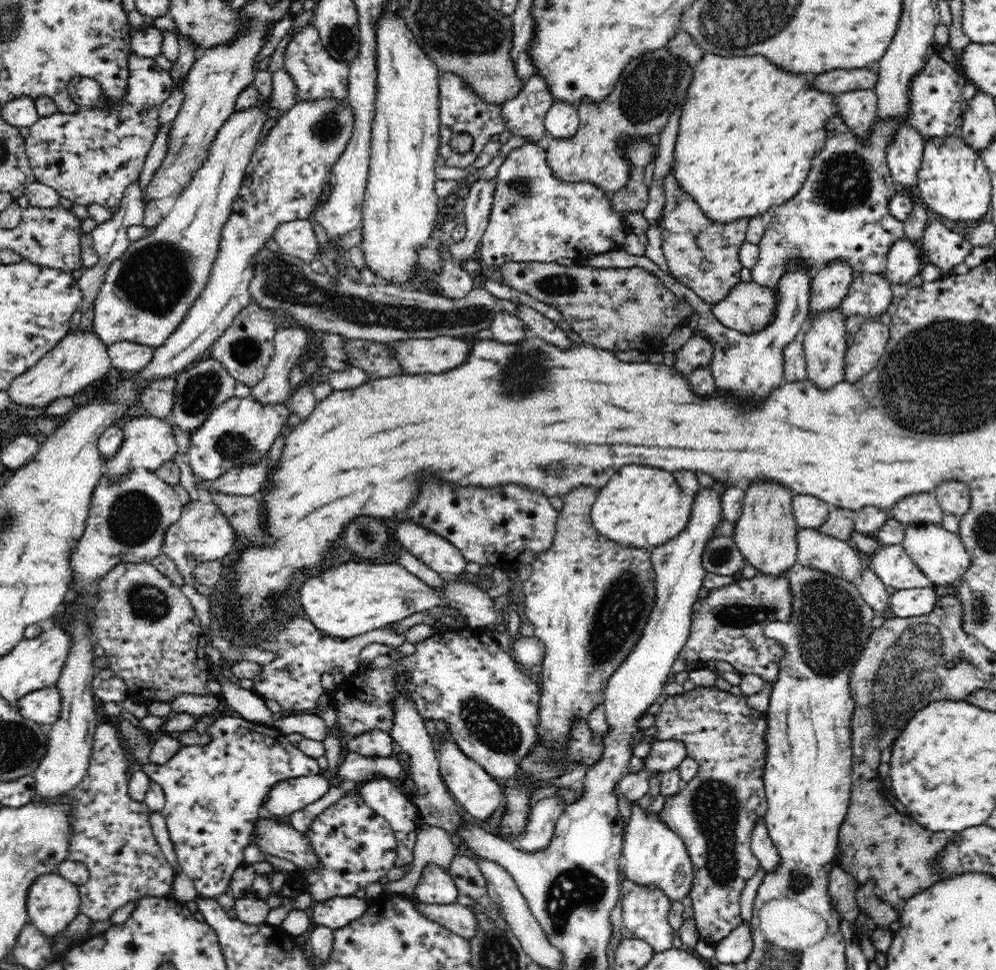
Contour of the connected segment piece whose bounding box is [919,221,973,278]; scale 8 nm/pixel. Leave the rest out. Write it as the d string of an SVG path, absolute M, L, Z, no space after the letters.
M933 221L928 224L919 246L928 257L928 262L940 270L940 278L956 275L956 267L965 262L965 259L973 248L963 236L956 234L955 231L949 230L940 221Z

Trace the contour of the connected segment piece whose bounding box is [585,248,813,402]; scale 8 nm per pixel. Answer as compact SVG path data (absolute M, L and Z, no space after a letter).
M623 248L610 250L608 253L599 254L589 259L585 264L592 268L632 268L640 266L648 270L652 275L656 275L674 295L684 298L687 304L695 310L696 318L693 321L694 329L703 330L711 338L713 343L713 358L710 369L716 383L718 392L728 392L740 396L744 402L758 402L764 400L774 388L783 383L784 376L784 355L783 350L786 345L794 342L796 334L800 332L802 322L806 322L811 312L813 271L806 265L785 269L780 281L776 282L774 318L769 322L768 327L762 328L758 332L750 335L726 328L716 320L712 313L712 306L703 302L696 294L692 293L685 284L678 282L669 273L663 272L653 261L646 256L634 256L628 254Z

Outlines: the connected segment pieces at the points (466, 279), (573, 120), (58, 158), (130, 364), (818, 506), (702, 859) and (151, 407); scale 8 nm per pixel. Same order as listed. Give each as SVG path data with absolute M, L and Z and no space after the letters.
M442 246L439 252L444 259L443 270L437 280L444 296L452 300L466 300L473 290L472 278L466 274L464 264L451 260L449 246Z
M556 100L545 114L545 129L550 139L570 138L580 126L576 104Z
M132 52L128 55L128 70L127 88L118 97L108 95L94 78L73 78L70 94L78 110L39 117L29 127L29 134L25 138L25 151L33 168L35 181L52 187L60 197L67 198L74 205L87 208L91 204L100 204L102 208L118 206L128 185L138 182L144 170L144 161L156 140L161 126L160 108L171 95L173 78L169 71L159 67L153 58L140 58Z
M120 341L111 344L107 353L111 366L129 375L144 369L152 361L155 349L135 342Z
M794 494L791 506L799 528L819 529L829 518L829 505L812 495Z
M716 685L698 686L666 698L655 715L656 741L682 742L686 756L698 763L698 773L686 784L686 788L666 795L663 808L654 815L683 841L692 863L692 888L688 890L686 899L691 903L700 940L714 945L742 922L740 895L746 882L760 867L752 851L752 833L760 821L765 822L767 809L763 784L767 720L763 713L750 708L746 699L744 694L734 695L718 689Z
M175 377L153 382L140 397L142 408L146 414L156 418L169 419L175 405Z

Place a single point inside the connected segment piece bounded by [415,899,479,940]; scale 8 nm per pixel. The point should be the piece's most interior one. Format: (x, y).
(456, 917)

